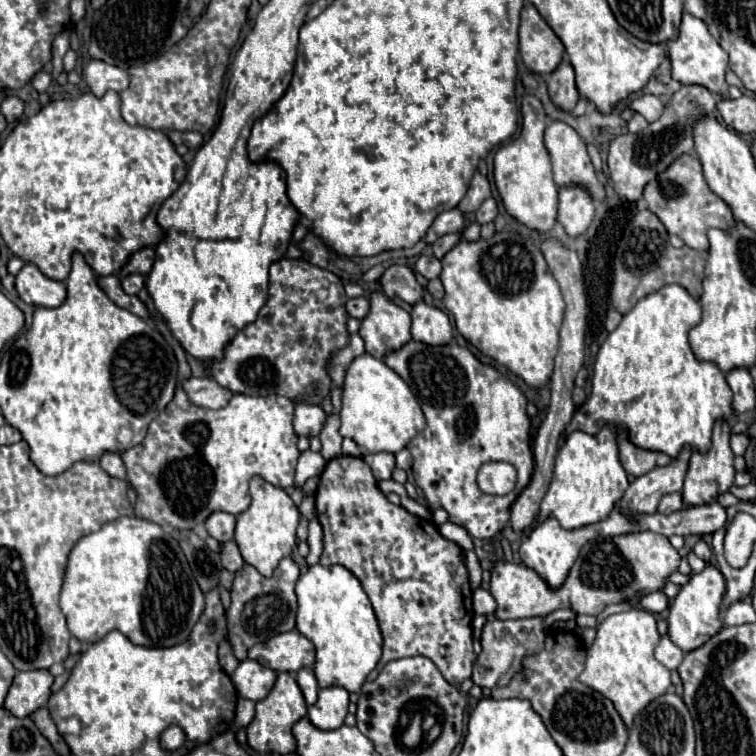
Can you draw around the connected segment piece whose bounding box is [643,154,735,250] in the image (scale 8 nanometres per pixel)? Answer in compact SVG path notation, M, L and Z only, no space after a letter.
M683 154L679 160L675 160L675 164L671 164L671 168L667 168L667 172L647 184L643 198L649 210L655 212L665 224L667 232L679 236L693 250L709 250L709 228L729 230L735 224L733 212L727 208L727 204L723 204L719 196L715 196L715 192L711 192L703 178L701 162L693 154Z

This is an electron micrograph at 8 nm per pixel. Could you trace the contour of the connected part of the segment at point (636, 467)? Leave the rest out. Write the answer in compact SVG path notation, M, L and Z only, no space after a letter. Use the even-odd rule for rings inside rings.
M621 432L617 436L617 440L619 440L619 460L621 460L623 468L625 468L625 472L631 474L631 476L643 476L649 470L653 470L657 466L667 466L671 462L671 458L667 454L635 448L627 440L625 432Z

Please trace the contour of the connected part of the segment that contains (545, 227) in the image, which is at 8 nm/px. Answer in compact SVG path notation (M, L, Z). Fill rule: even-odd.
M525 96L521 104L523 128L521 134L509 144L501 146L495 154L495 186L503 200L503 206L509 216L513 216L519 224L537 230L549 232L557 222L557 192L559 186L553 182L549 152L543 144L545 134L545 112L535 96Z

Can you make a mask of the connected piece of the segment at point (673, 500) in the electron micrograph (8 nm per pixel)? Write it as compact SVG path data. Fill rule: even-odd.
M673 492L673 494L663 496L663 500L661 500L657 512L661 512L661 514L673 514L673 512L681 510L681 506L683 506L683 504L681 504L681 494Z

